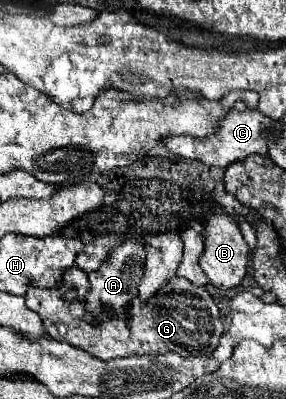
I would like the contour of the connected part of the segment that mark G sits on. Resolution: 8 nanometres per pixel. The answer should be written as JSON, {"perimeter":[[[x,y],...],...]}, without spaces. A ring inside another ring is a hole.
{"perimeter":[[[72,266],[66,270],[62,286],[54,290],[46,288],[28,288],[26,294],[26,306],[40,314],[46,332],[54,340],[64,340],[76,348],[82,348],[90,352],[92,356],[100,360],[114,360],[124,356],[156,356],[166,352],[176,352],[184,358],[196,358],[202,354],[212,354],[212,350],[218,346],[218,340],[222,336],[222,320],[218,314],[216,300],[212,296],[198,298],[192,294],[156,294],[148,302],[142,302],[138,296],[132,300],[132,306],[128,308],[126,320],[102,320],[102,324],[88,324],[84,320],[84,294],[88,292],[88,278],[86,272],[78,266]],[[68,290],[76,290],[78,302],[66,302],[62,294]]]}

